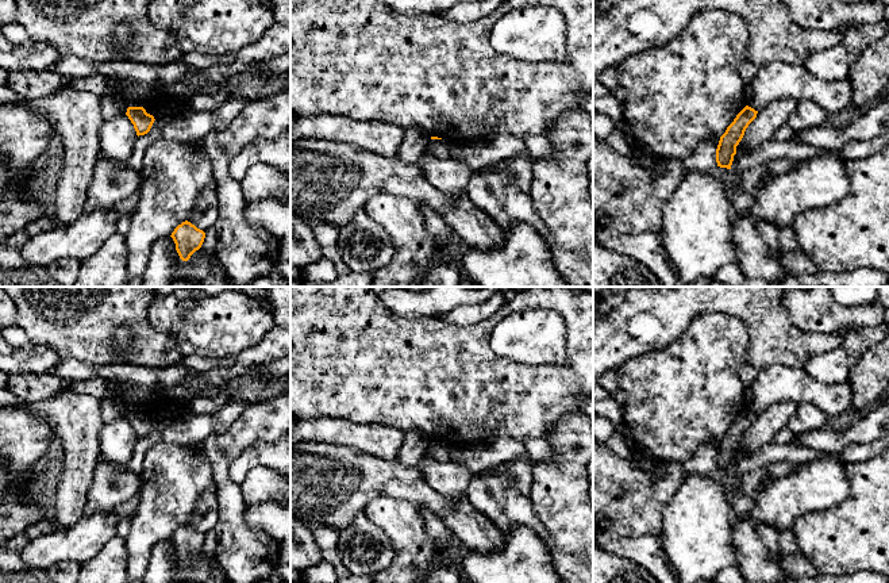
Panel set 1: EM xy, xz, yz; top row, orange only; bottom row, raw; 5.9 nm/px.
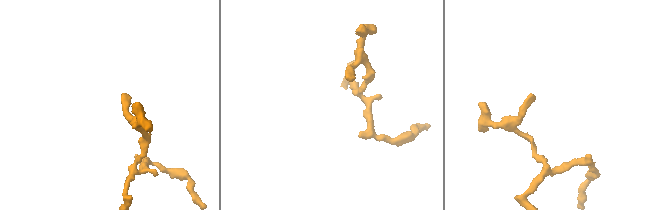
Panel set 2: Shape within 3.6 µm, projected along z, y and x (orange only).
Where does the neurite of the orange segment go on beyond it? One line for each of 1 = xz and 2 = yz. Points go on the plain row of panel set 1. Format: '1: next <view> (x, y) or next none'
1: next xz (439, 452)
2: next yz (778, 383)

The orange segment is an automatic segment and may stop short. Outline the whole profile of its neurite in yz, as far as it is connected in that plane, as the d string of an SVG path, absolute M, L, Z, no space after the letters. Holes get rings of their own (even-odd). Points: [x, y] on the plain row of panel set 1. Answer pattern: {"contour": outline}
{"contour": "M771 365L761 372L747 388L747 409L720 440L716 452L716 465L731 472L736 449L757 417L780 402L809 403L819 407L830 418L851 409L853 386L848 381L824 384L804 369L785 365Z"}

